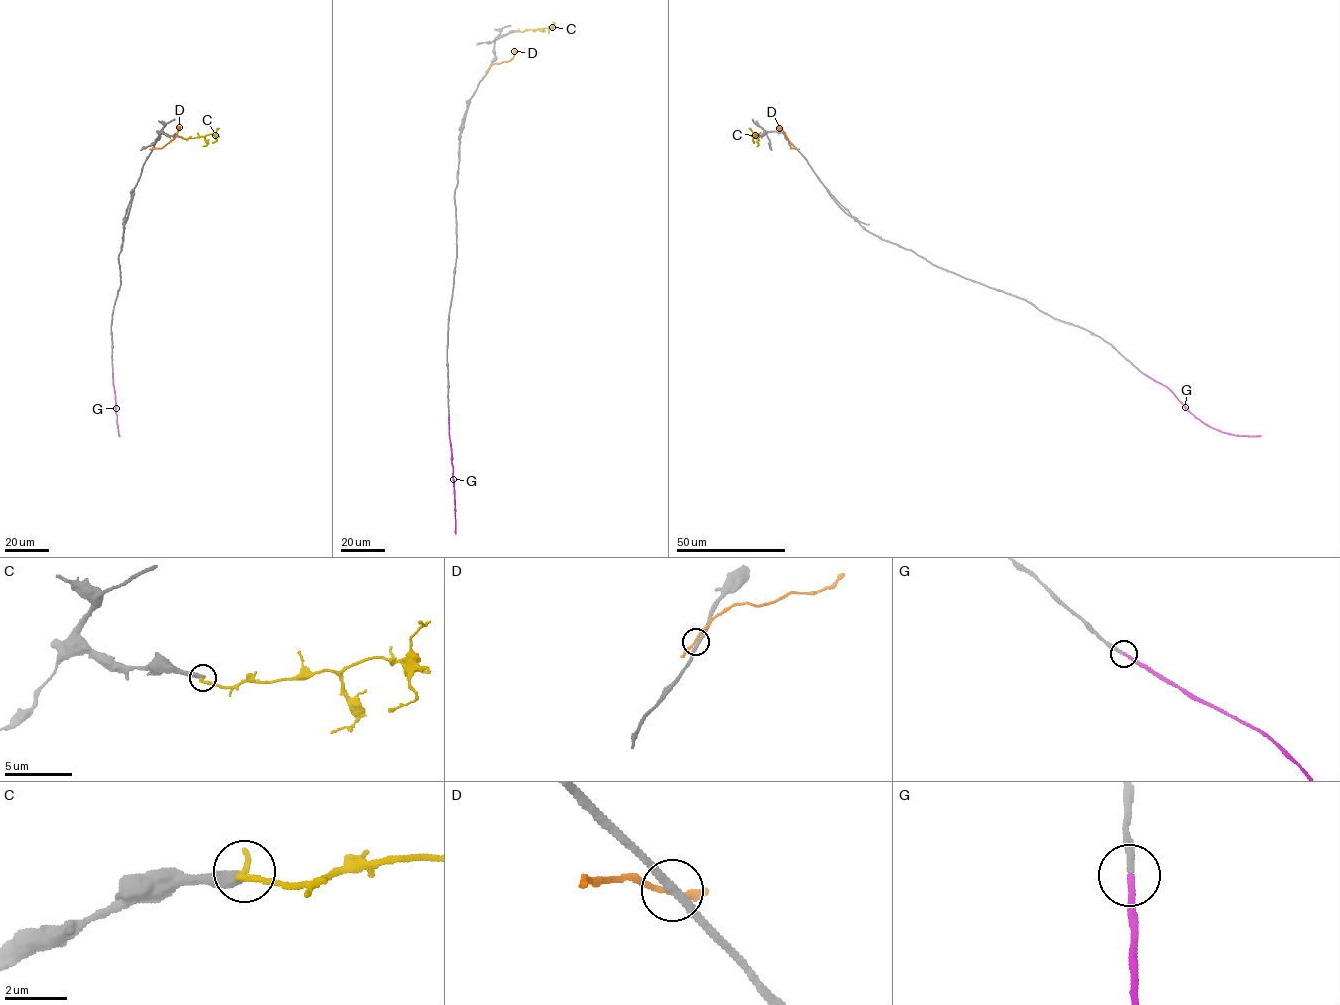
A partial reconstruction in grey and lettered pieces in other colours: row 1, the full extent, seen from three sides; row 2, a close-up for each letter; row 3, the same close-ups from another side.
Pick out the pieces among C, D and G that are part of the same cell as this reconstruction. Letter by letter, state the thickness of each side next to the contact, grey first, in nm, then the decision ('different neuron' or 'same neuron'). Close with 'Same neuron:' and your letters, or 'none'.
C: calibres 380 and 240 nm; different neuron
D: calibres 280 and 150 nm; different neuron
G: calibres 240 and 200 nm; same neuron
Same neuron: G

